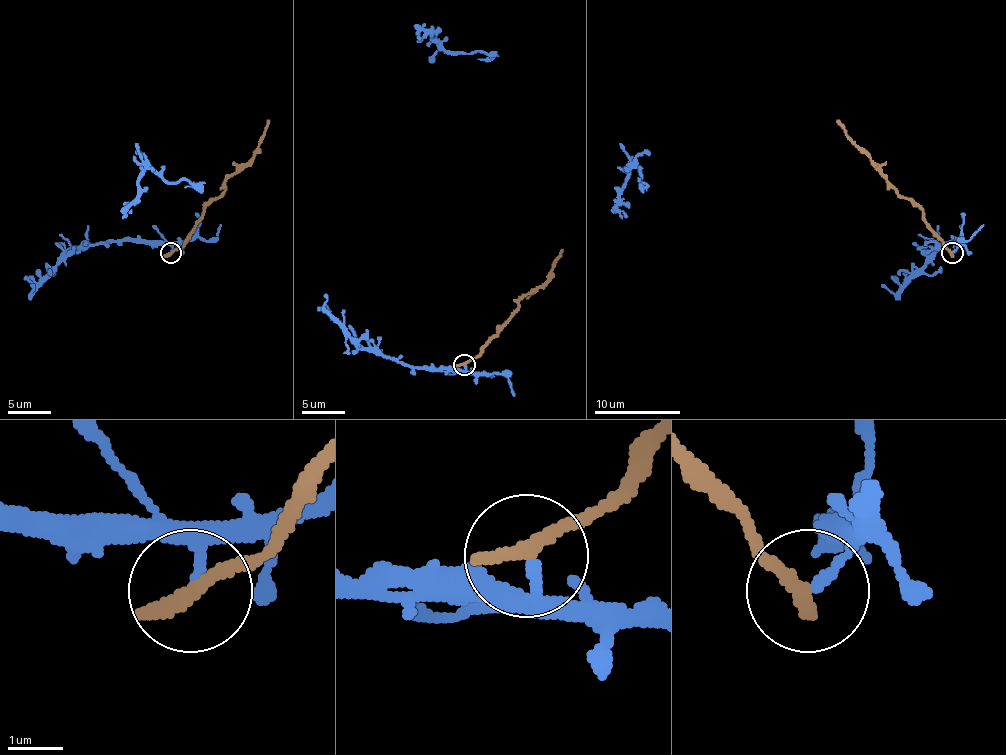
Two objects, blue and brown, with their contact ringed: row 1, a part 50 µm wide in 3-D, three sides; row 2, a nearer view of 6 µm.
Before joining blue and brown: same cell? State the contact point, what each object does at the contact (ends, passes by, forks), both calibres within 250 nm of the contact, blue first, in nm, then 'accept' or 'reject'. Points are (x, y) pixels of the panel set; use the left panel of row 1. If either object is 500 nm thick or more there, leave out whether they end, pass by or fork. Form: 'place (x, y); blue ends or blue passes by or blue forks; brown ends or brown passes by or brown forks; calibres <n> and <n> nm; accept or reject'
place (171, 252); blue ends; brown ends; calibres 180 and 360 nm; reject

